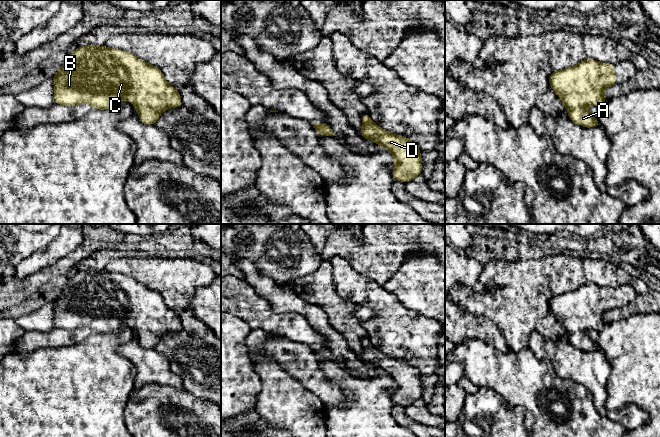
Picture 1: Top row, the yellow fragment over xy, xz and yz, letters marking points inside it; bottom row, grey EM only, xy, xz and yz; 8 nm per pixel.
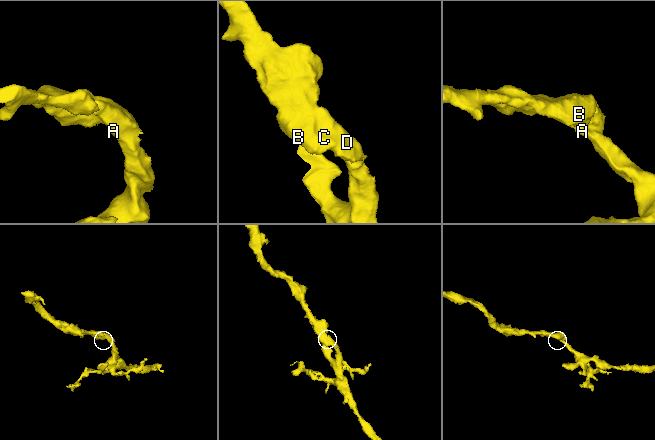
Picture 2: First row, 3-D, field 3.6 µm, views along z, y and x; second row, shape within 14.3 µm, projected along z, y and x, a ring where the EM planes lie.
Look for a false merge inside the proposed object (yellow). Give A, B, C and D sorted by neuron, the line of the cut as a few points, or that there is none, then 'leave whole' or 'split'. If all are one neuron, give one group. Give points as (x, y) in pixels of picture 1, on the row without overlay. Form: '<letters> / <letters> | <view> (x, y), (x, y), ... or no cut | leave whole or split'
A B C D | no cut | leave whole

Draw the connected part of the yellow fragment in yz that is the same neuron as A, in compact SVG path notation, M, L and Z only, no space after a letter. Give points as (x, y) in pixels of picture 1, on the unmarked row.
M588 283L553 296L549 307L568 334L568 341L583 351L601 351L585 332L606 325L604 314L616 308L615 290Z

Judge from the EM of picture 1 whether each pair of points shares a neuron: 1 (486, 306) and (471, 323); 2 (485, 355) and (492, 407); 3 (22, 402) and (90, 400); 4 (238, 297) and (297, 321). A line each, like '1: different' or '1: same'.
1: different
2: different
3: same
4: same

